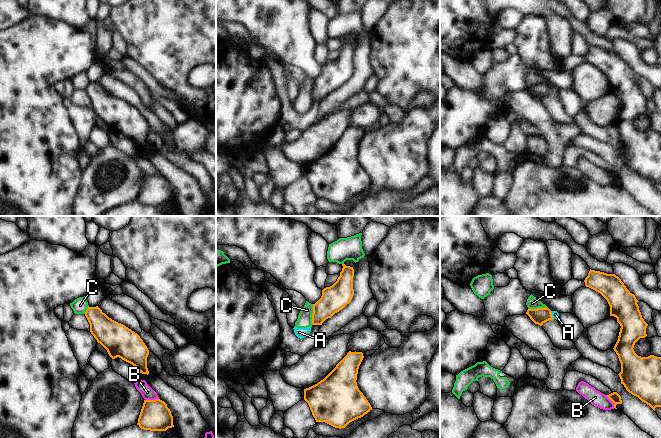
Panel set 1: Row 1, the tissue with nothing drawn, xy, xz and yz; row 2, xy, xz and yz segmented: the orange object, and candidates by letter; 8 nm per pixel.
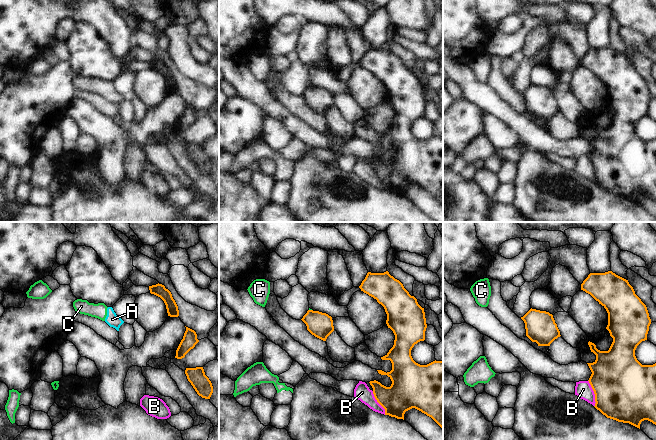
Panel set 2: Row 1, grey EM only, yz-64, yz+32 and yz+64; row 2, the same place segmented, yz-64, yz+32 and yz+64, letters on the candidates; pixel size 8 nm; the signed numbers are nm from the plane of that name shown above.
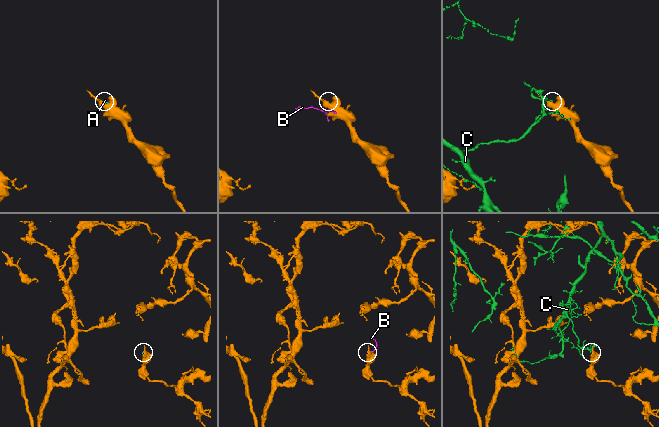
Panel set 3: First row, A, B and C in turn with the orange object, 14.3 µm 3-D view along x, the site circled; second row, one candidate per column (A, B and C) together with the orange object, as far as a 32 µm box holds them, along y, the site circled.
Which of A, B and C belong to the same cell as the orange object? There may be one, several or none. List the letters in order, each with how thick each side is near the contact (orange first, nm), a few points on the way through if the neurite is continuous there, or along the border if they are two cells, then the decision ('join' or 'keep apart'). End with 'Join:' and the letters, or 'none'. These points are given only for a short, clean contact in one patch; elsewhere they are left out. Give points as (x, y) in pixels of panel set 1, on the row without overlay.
A: calibres 130 and 60 nm; border yz (550, 87), (554, 94); keep apart
B: calibres 240 and 100 nm; keep apart
C: calibres 200 and 120 nm; keep apart
Join: none

